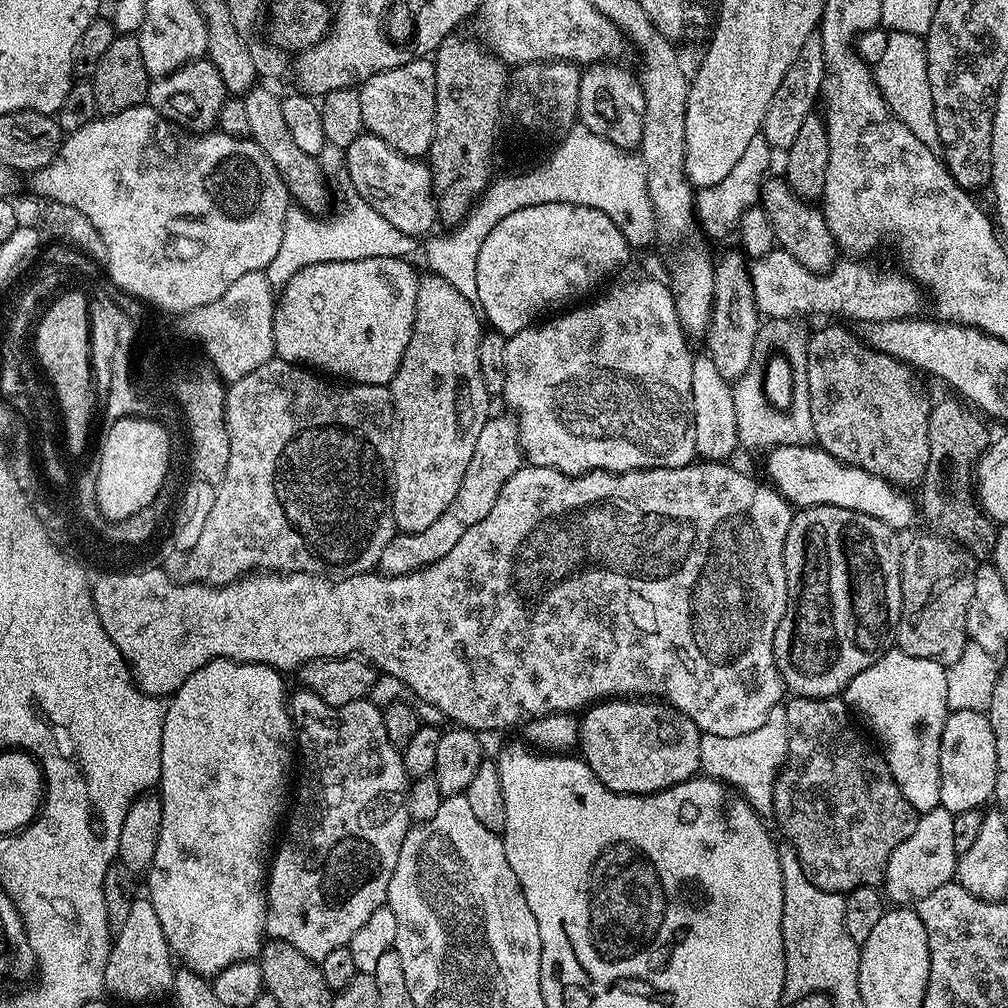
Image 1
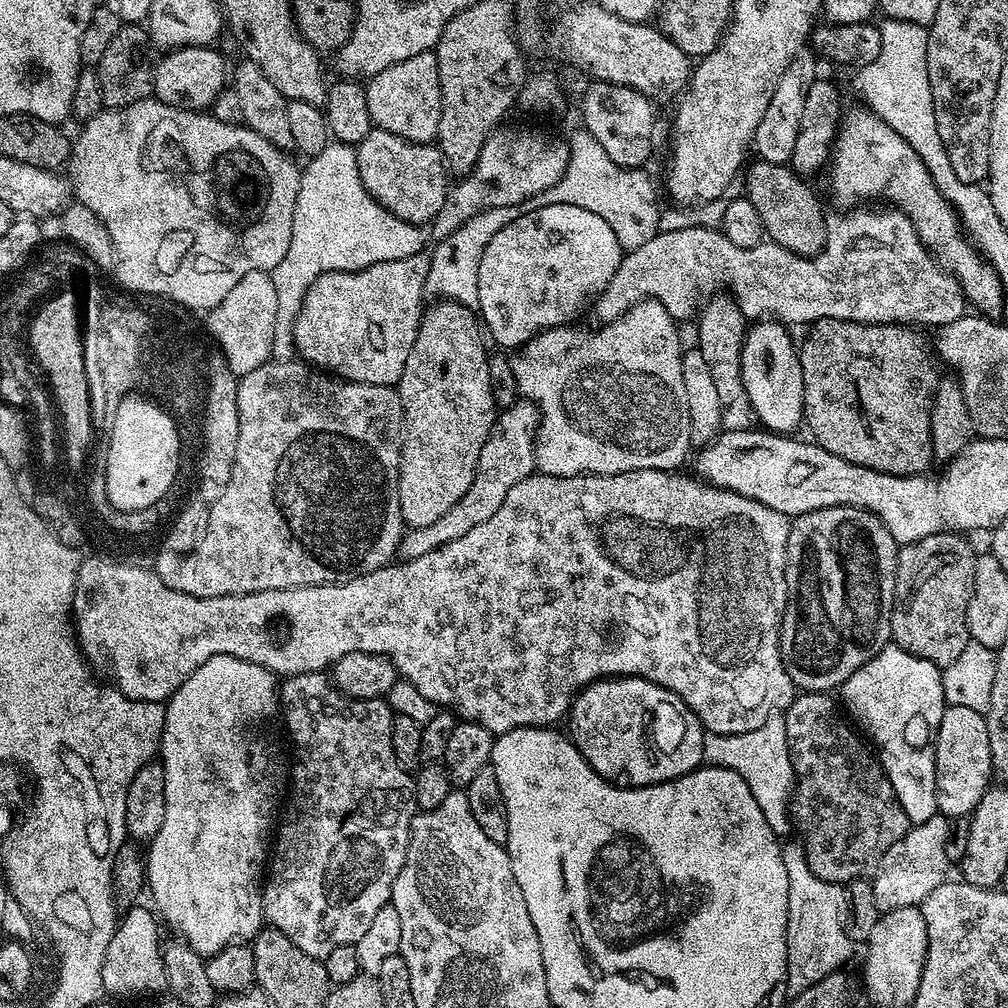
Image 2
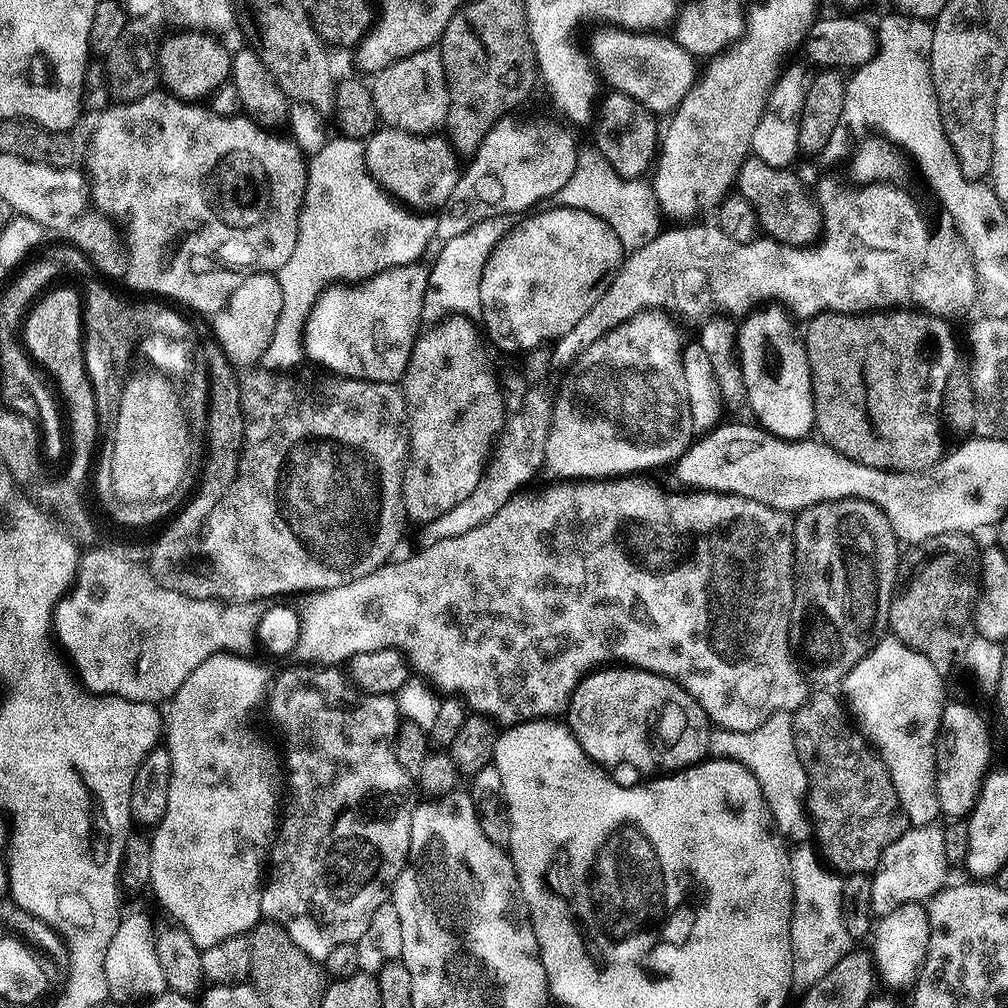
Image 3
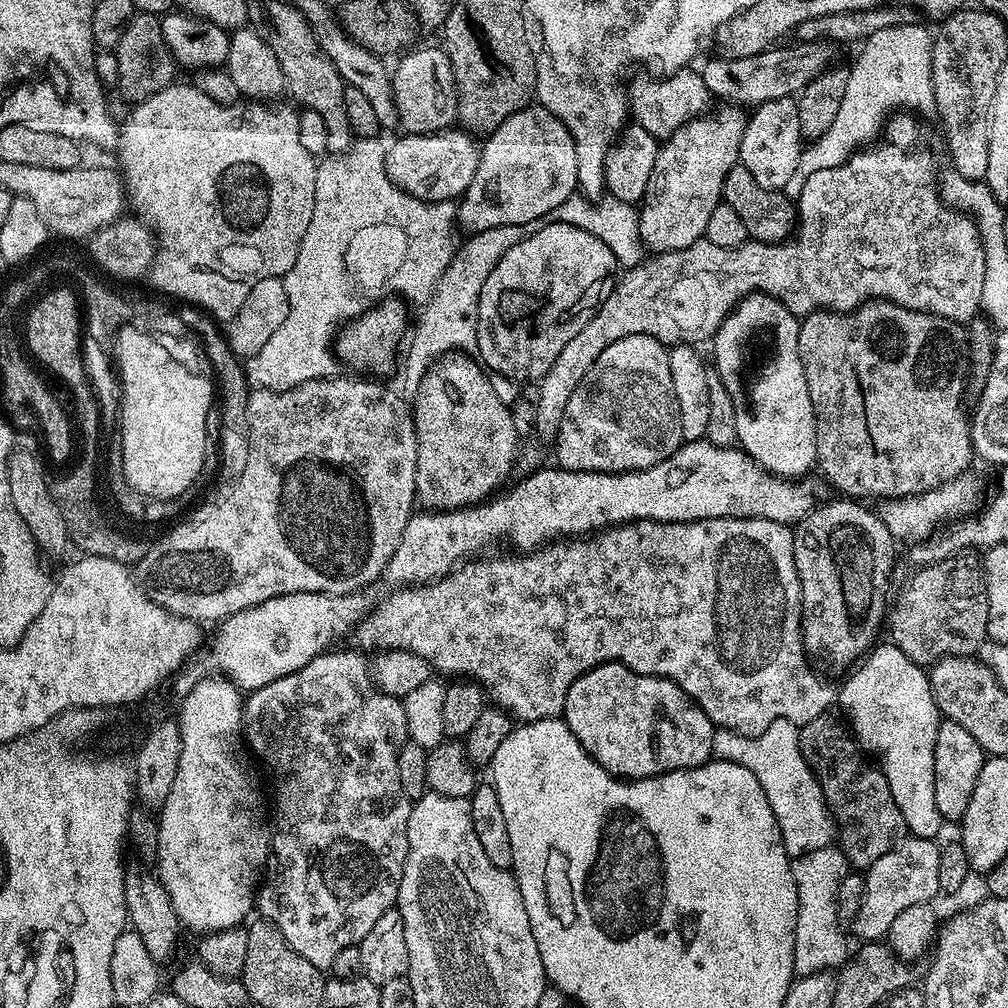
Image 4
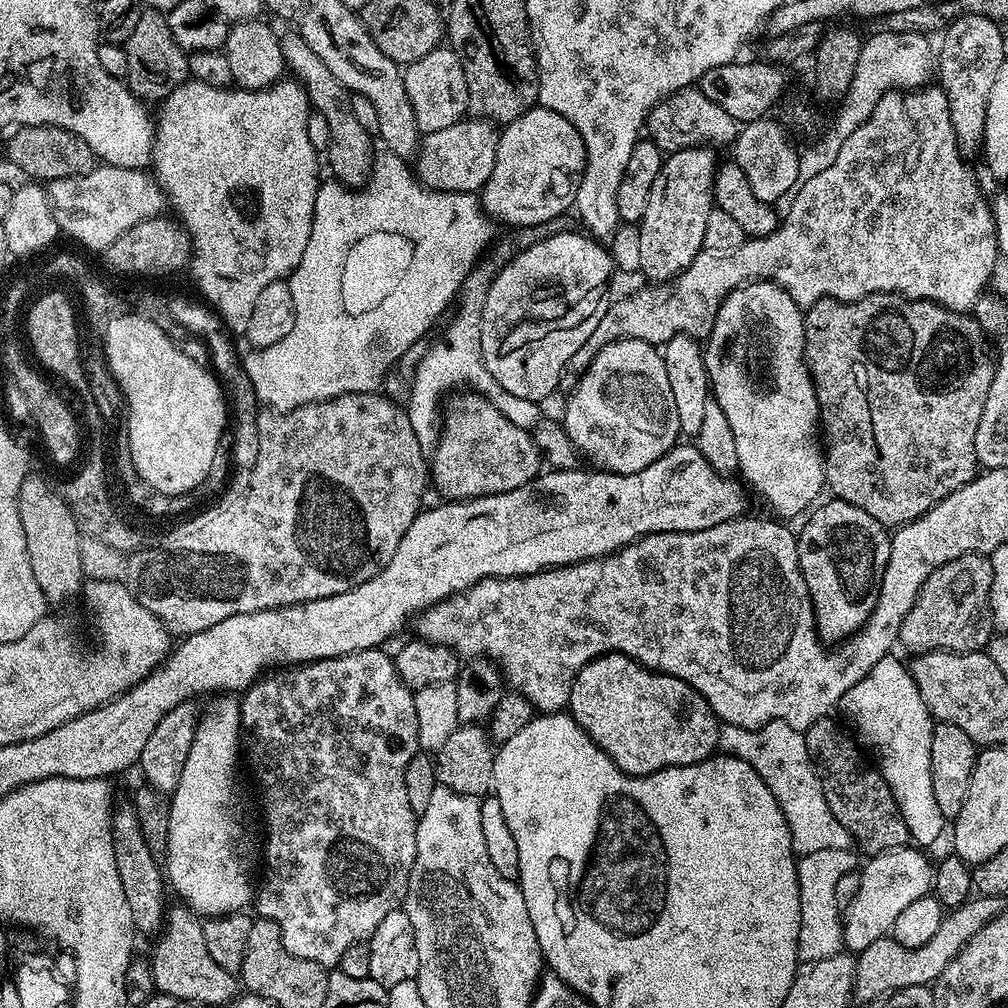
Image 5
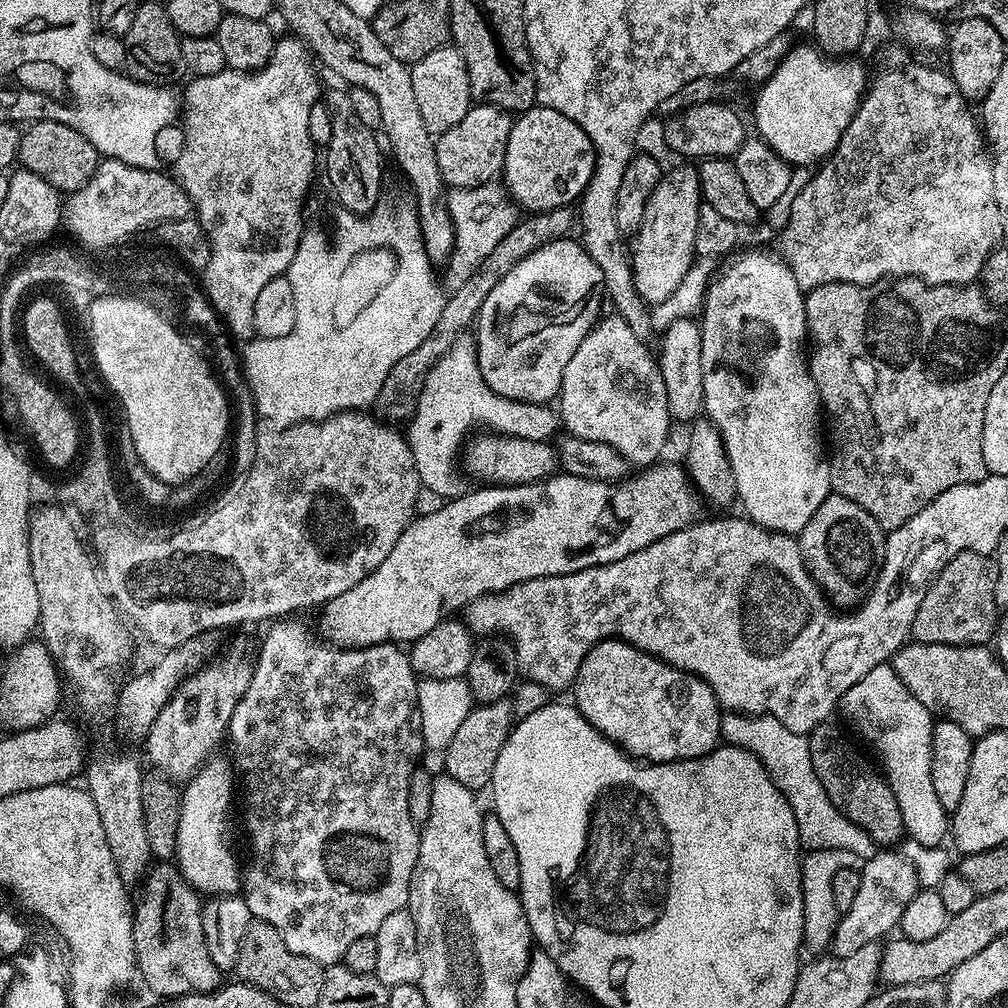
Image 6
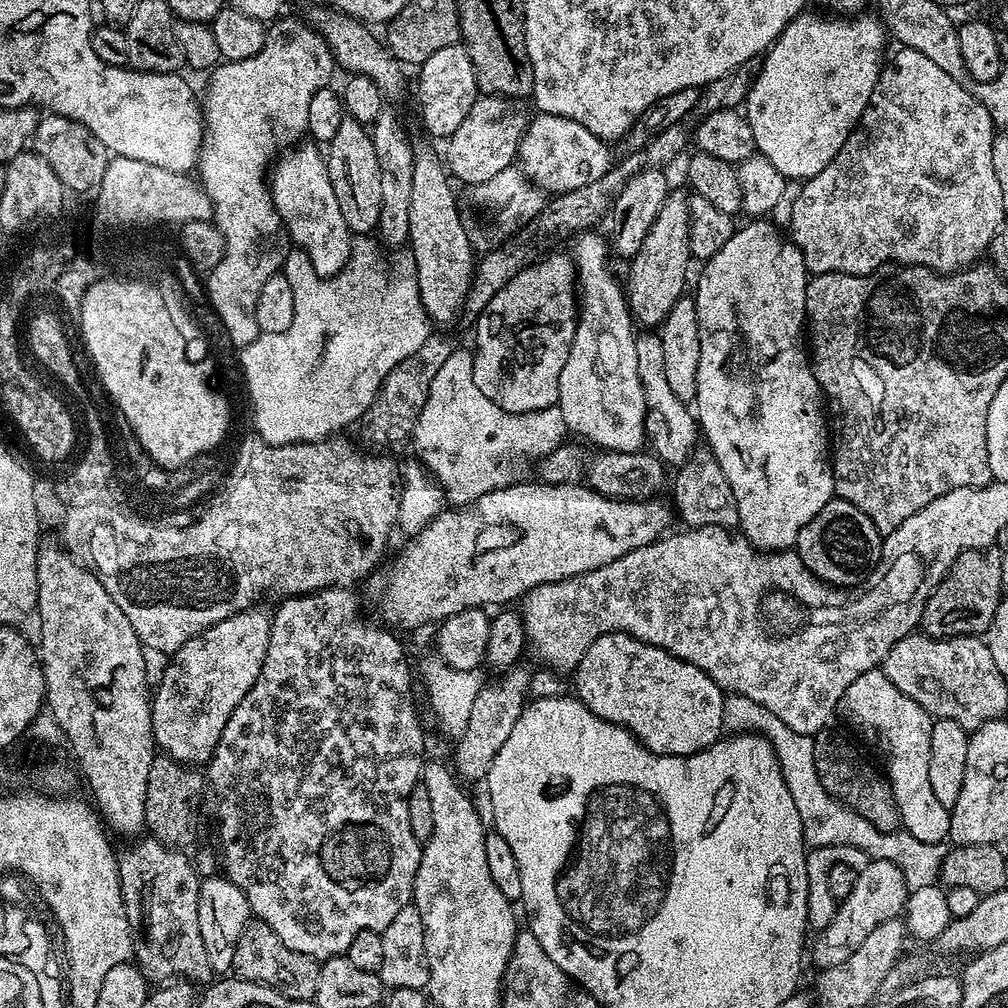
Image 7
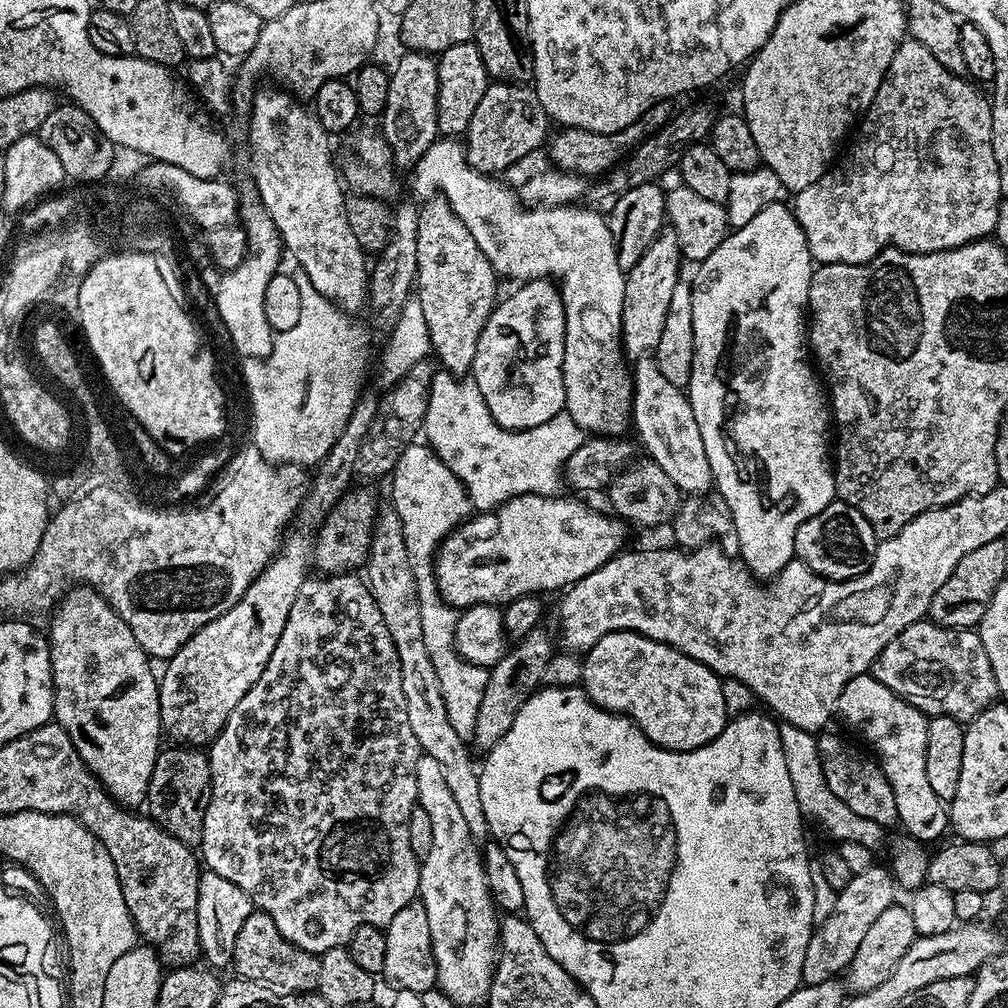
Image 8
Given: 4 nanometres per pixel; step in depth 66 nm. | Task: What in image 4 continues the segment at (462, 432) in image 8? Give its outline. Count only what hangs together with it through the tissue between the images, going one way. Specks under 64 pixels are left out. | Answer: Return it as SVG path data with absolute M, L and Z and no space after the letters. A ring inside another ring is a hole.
M491 228L469 235L468 241L457 247L450 266L436 283L432 299L419 309L420 321L415 321L407 341L408 357L403 357L402 368L413 378L425 376L428 369L442 356L449 355L453 350L472 350L476 348L476 326L479 324L478 306L482 286L486 286L486 278L490 278L490 270L498 266L500 256L504 253L509 229Z

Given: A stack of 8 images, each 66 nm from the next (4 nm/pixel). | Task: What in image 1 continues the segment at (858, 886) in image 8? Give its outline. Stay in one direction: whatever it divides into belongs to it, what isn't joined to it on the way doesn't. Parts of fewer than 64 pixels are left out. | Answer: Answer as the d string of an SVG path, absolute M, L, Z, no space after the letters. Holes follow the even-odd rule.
M942 807L925 812L917 819L914 834L910 834L910 838L906 838L906 842L902 842L902 846L898 846L898 850L890 854L890 862L886 866L882 881L883 895L896 906L915 905L917 900L926 898L926 894L938 890L938 886L949 883L955 877L957 859L958 853L954 850L953 813Z

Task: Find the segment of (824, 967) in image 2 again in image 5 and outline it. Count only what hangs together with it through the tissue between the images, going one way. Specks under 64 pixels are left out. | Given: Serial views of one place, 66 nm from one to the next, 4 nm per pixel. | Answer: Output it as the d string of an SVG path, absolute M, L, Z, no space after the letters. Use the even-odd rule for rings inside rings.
M849 849L822 850L820 853L806 854L799 857L796 862L796 873L798 874L798 886L800 887L800 902L808 906L805 907L800 919L800 929L798 930L798 940L796 941L797 957L805 965L810 965L816 960L830 958L844 948L844 926L842 916L835 907L811 908L815 900L832 900L834 889L838 886L838 878L842 874L850 874L857 871L855 851Z

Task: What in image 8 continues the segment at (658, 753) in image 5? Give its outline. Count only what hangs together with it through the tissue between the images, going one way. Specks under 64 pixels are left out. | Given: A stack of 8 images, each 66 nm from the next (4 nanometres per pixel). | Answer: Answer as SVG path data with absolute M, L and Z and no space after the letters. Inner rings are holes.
M611 632L598 638L592 649L583 653L582 659L582 687L585 694L599 708L629 716L642 730L642 734L646 734L646 738L650 738L650 742L660 748L671 752L689 752L701 748L716 740L728 725L730 717L726 710L726 698L722 698L721 677L702 666L702 662L662 642L651 640L637 632Z

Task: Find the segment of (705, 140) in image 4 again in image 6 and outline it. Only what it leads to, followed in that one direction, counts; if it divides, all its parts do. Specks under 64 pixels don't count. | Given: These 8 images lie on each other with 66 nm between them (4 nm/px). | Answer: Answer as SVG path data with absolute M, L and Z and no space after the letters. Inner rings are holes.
M676 168L658 182L650 202L646 206L646 214L642 218L642 226L634 233L630 244L630 263L636 294L649 306L666 302L674 290L686 278L696 256L694 234L698 234L698 214L702 207L700 183L696 168Z

